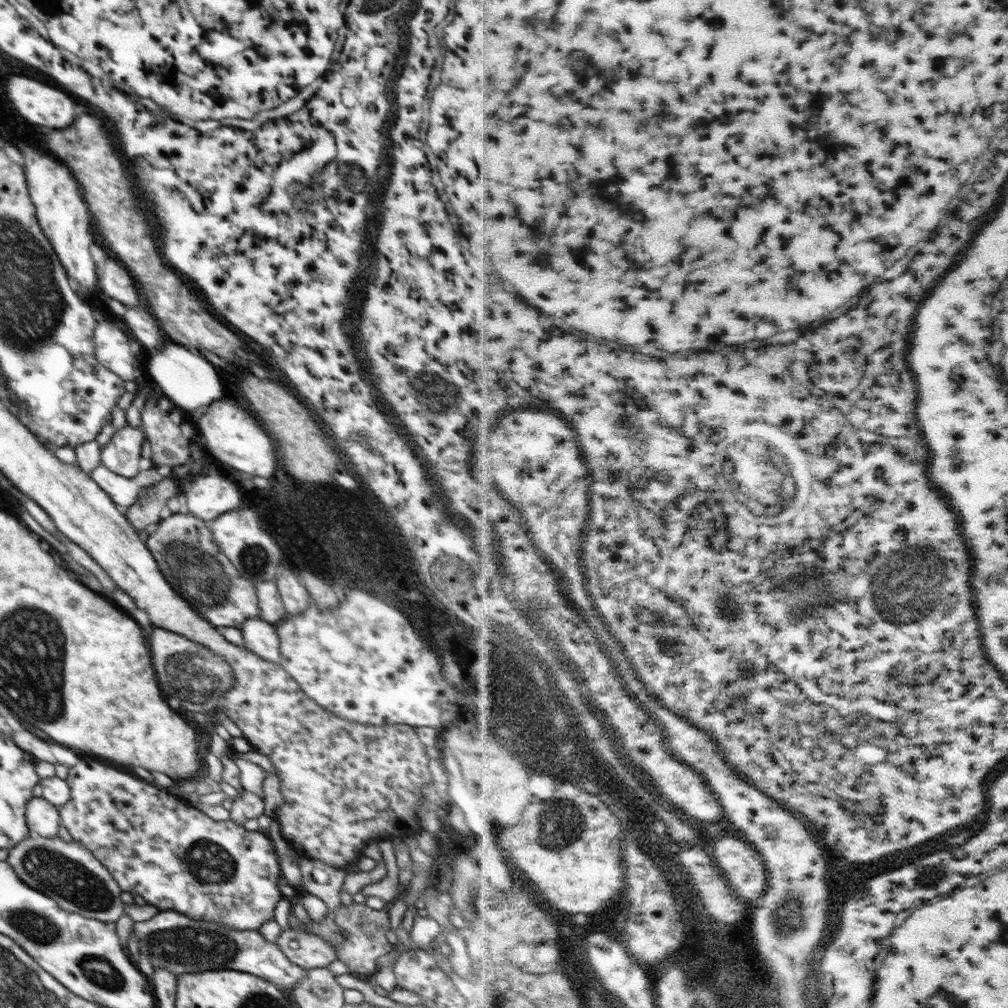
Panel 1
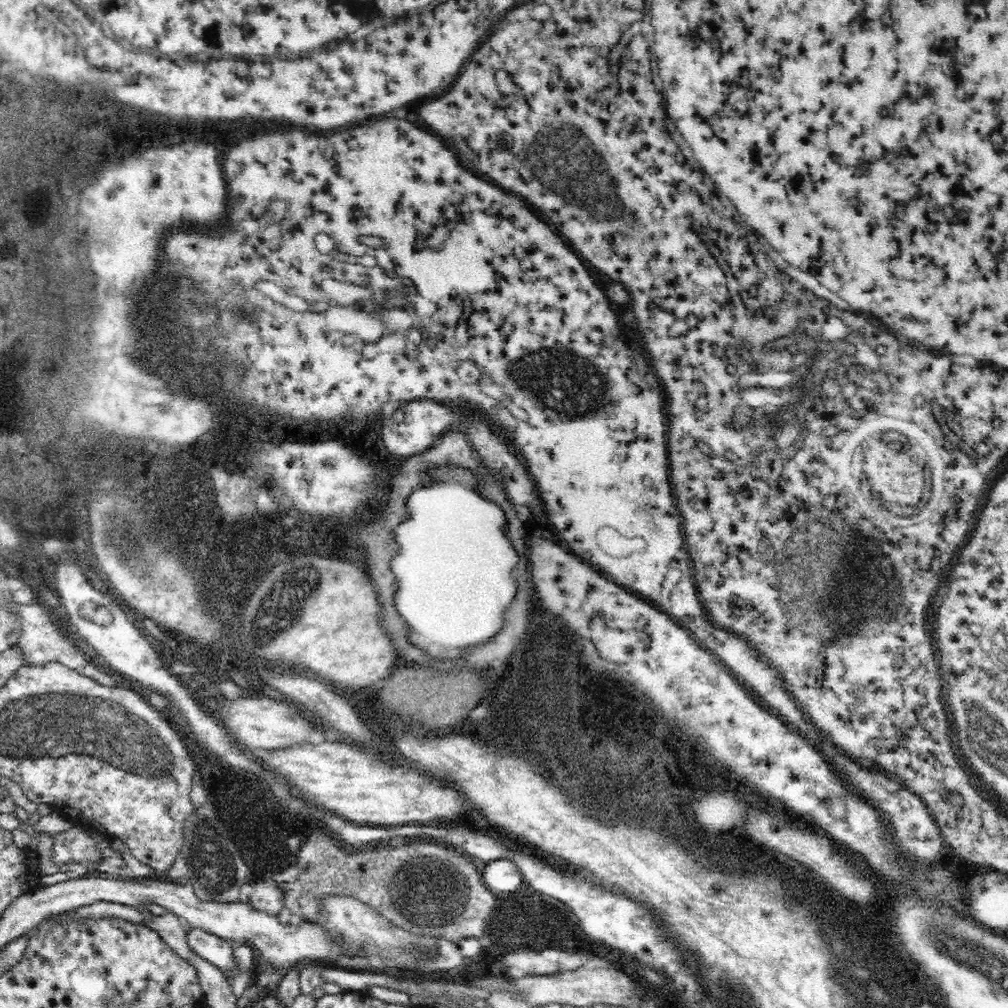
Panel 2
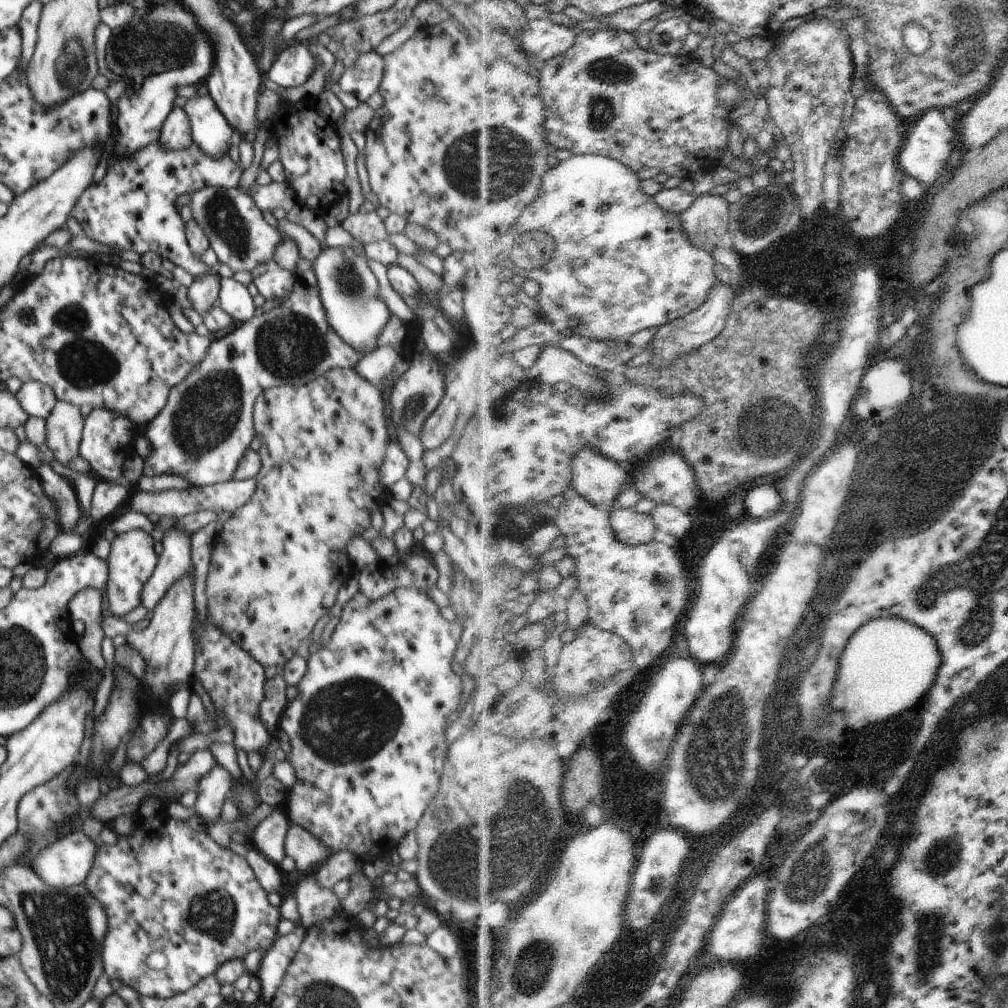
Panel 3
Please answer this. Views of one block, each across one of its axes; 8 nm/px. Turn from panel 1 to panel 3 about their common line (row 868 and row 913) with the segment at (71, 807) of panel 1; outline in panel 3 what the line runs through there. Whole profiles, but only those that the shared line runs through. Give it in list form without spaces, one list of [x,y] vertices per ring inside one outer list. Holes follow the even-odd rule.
[[[160,812],[148,818],[144,824],[137,825],[131,836],[118,836],[116,845],[102,844],[95,854],[95,861],[85,878],[84,884],[89,888],[95,899],[102,903],[107,914],[108,928],[102,943],[103,972],[110,979],[118,979],[126,986],[131,986],[140,995],[169,999],[178,993],[186,992],[190,987],[198,984],[203,978],[214,975],[215,972],[228,961],[244,959],[248,952],[260,950],[266,952],[275,942],[279,934],[278,922],[282,919],[279,908],[268,901],[267,892],[258,882],[248,861],[229,848],[220,846],[209,835],[209,832],[195,832],[186,821],[179,821]]]

